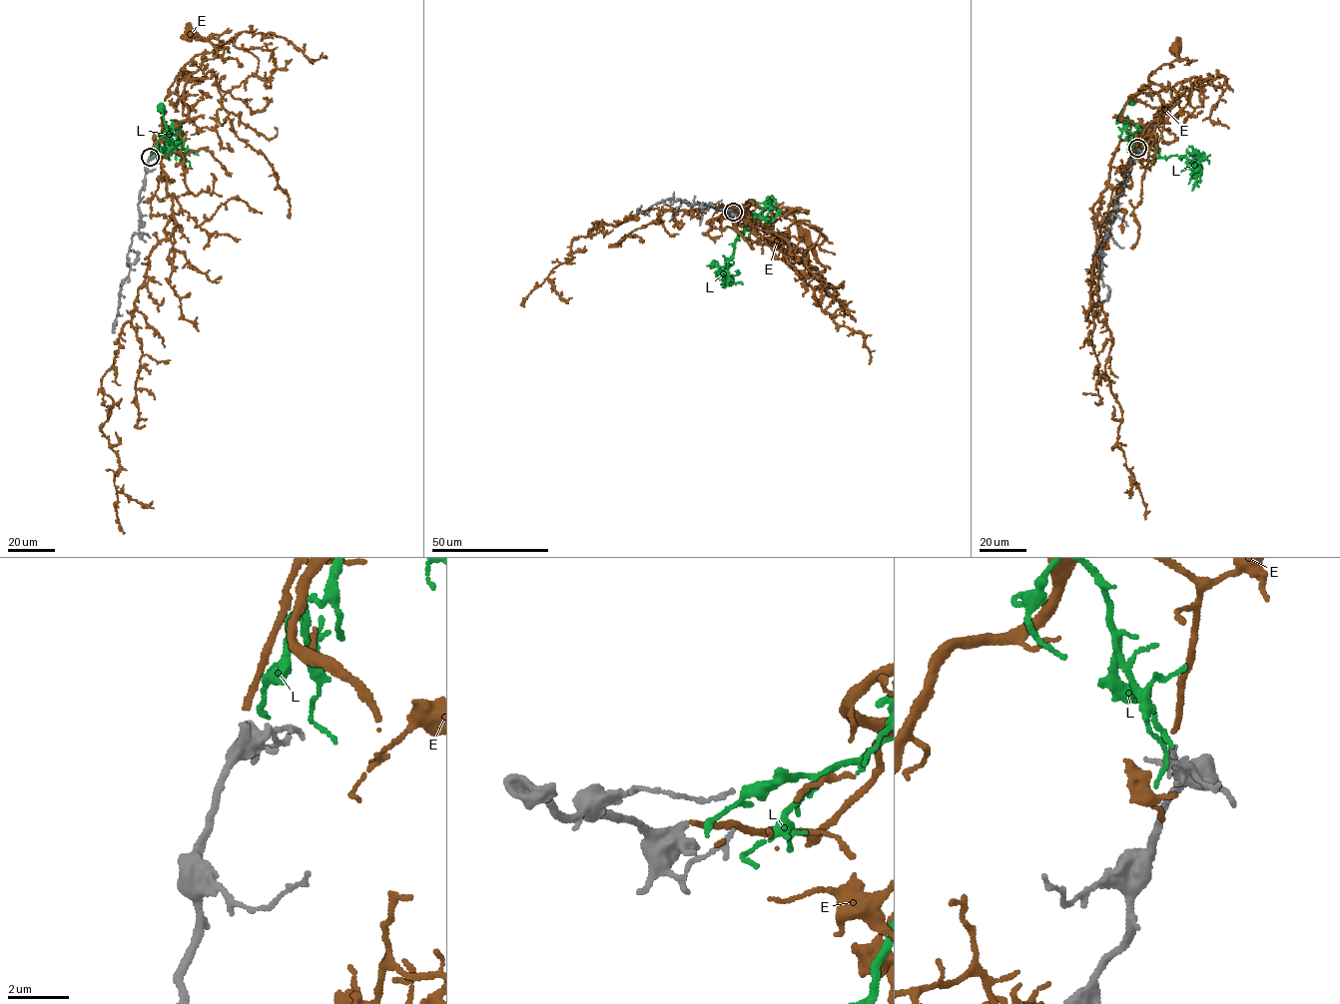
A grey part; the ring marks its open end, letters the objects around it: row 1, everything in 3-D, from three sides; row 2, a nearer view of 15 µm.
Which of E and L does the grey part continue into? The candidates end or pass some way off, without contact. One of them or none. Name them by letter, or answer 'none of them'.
E

